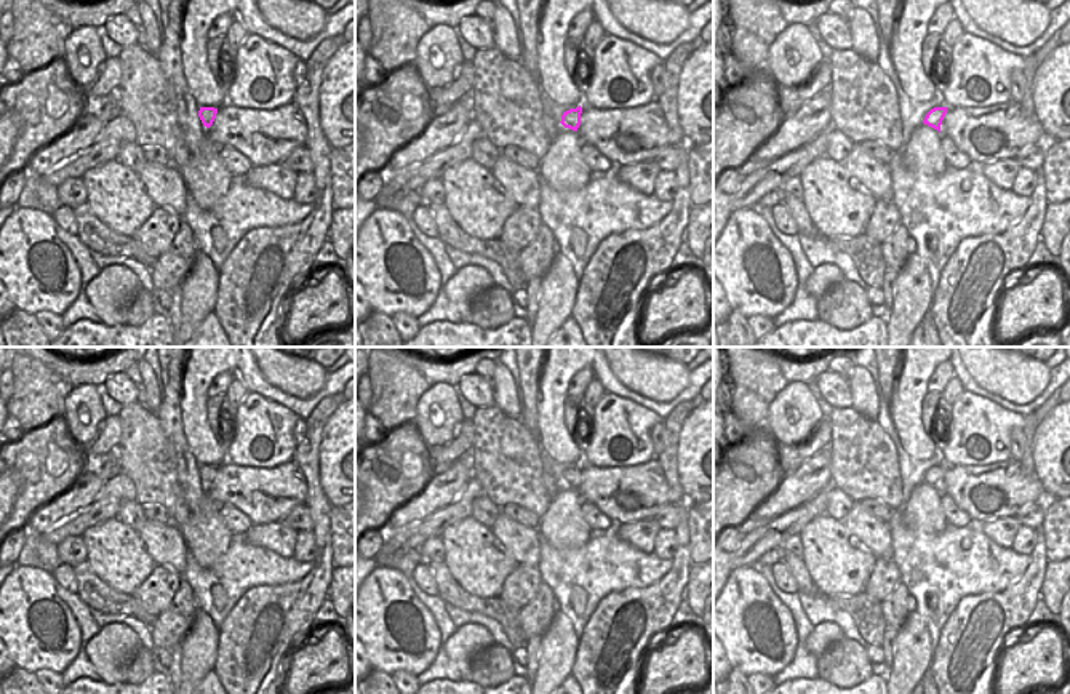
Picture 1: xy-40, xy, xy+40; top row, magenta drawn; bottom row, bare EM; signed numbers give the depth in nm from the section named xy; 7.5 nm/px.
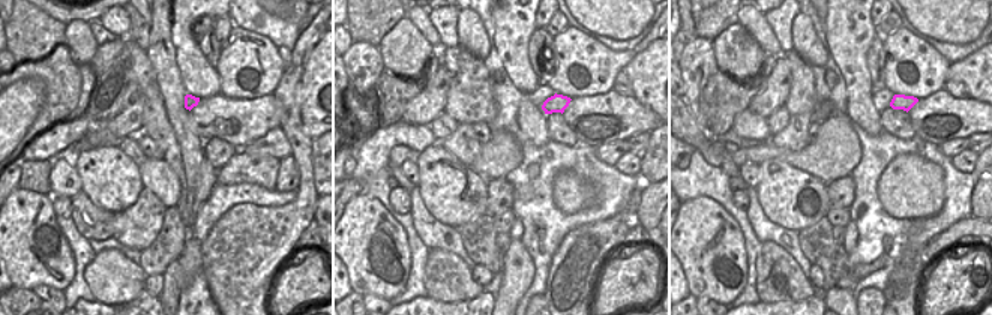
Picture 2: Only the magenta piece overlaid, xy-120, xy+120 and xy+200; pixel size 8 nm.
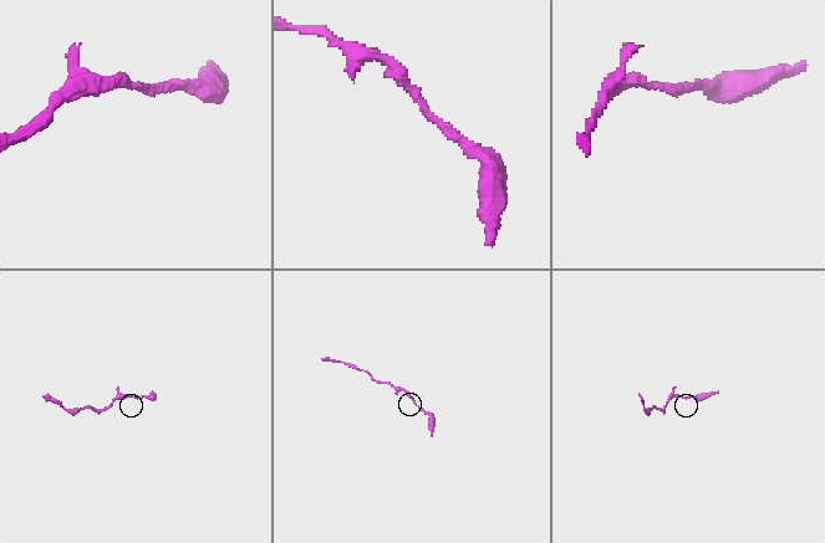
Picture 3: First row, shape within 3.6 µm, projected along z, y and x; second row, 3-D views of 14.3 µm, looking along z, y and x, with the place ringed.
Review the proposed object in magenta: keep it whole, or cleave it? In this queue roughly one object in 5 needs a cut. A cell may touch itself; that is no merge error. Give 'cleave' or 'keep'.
keep

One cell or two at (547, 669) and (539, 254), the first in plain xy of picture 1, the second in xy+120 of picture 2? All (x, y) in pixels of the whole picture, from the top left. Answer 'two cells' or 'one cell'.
two cells

